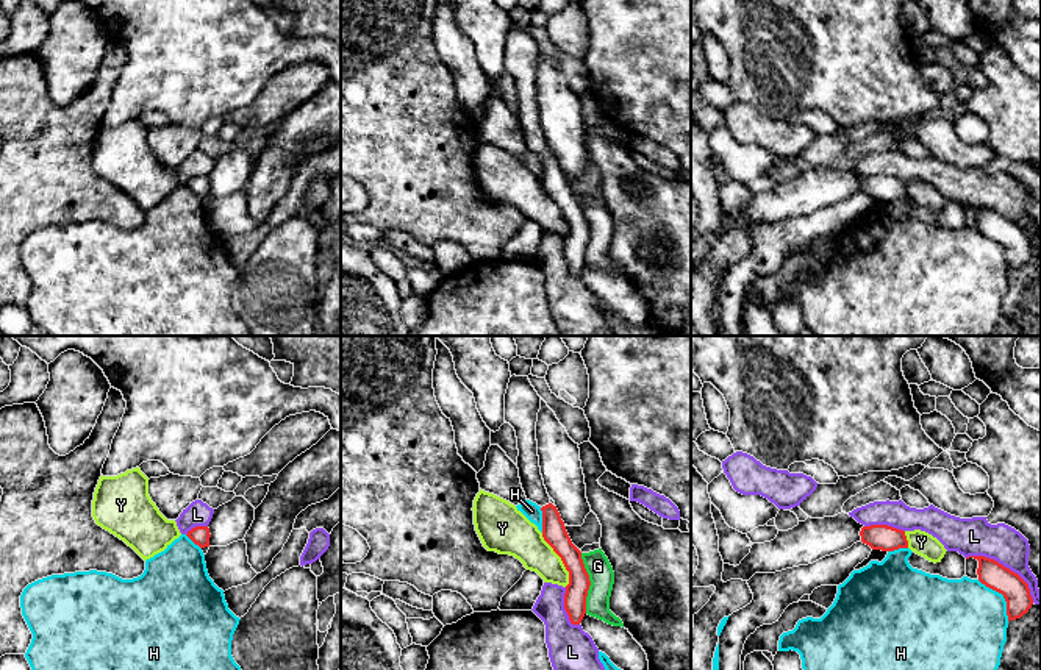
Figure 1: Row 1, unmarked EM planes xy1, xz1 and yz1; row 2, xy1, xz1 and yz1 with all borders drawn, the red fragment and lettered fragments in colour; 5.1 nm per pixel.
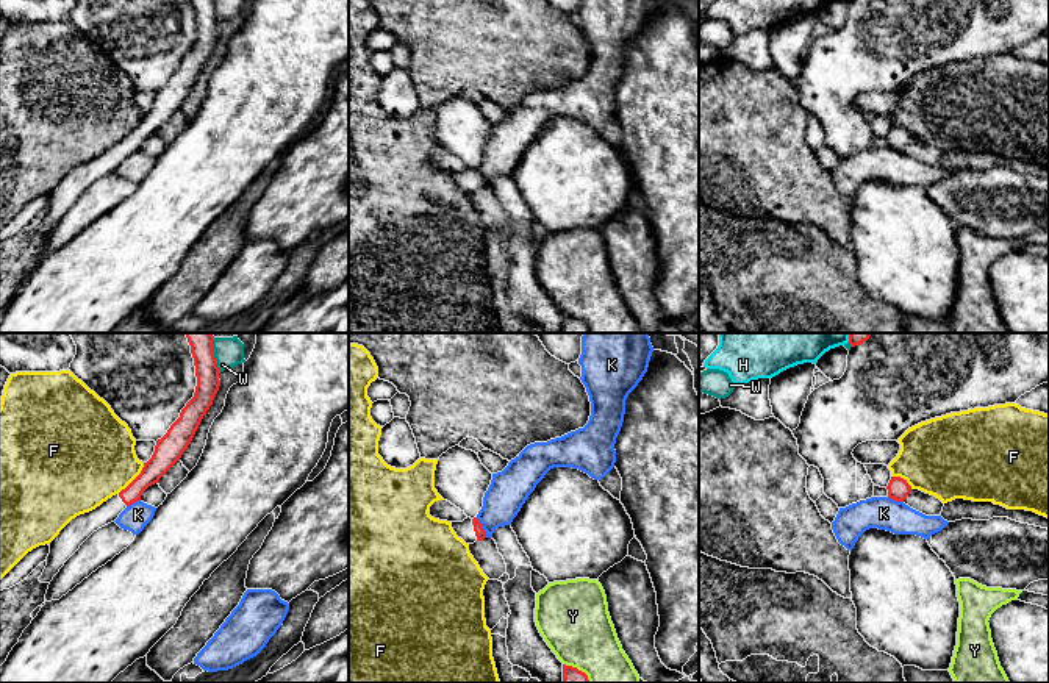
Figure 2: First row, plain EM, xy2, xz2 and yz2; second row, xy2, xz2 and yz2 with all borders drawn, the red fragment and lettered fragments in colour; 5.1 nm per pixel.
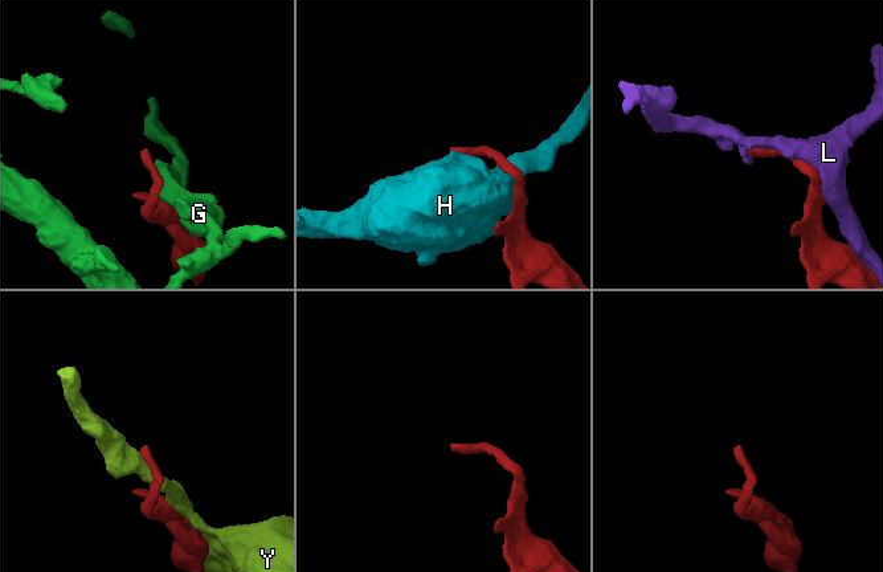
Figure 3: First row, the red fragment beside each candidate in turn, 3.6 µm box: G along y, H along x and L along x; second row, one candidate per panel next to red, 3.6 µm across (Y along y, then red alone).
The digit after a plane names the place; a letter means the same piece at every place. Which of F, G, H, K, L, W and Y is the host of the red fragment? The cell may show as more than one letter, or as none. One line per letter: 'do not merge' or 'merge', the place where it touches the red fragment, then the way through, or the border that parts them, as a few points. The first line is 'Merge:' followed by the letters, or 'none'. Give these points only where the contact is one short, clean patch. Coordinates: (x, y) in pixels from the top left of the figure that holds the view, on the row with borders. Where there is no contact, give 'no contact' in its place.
Merge: none
F: do not merge; meets red in xy2 at (135, 479); border along xy2 (144, 463), (143, 469), (118, 493)
G: do not merge; meets red in xz1 at (590, 583); border along xz1 (580, 553), (590, 581), (586, 612)
H: do not merge; meets red in yz1 at (1002, 594)
K: do not merge; meets red in xz2 at (482, 527); border along xz2 (476, 518), (486, 536)
L: do not merge; meets red in yz1 at (1005, 567)
W: do not merge; meets red in xy2 at (213, 355)
Y: do not merge; meets red in xz1 at (561, 559)

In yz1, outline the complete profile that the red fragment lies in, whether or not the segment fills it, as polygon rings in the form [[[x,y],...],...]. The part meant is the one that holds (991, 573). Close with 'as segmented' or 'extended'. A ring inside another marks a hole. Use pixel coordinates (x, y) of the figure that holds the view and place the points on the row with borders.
[[[969,556],[978,561],[978,581],[1003,595],[1007,601],[1008,622],[1021,618],[1033,604],[1028,584],[1014,572],[994,559]]]; as segmented

